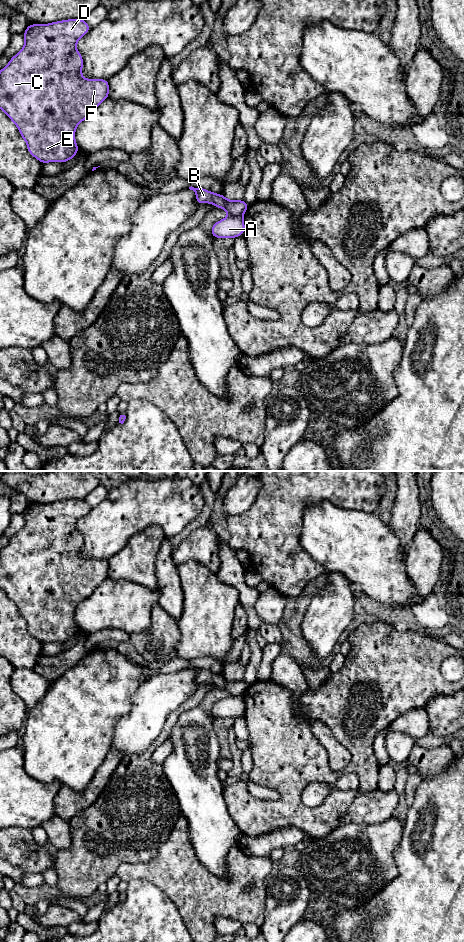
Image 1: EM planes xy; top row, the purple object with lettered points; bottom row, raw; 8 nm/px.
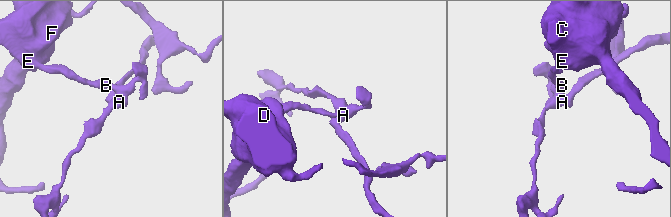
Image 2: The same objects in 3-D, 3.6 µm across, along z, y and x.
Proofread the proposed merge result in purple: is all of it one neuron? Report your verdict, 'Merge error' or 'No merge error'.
Merge error

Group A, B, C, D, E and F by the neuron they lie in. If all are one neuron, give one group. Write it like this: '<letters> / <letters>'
A / B C D E F

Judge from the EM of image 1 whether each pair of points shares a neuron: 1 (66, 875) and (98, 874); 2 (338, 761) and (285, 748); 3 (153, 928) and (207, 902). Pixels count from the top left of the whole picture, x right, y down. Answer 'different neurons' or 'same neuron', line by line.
1: same neuron
2: different neurons
3: different neurons

